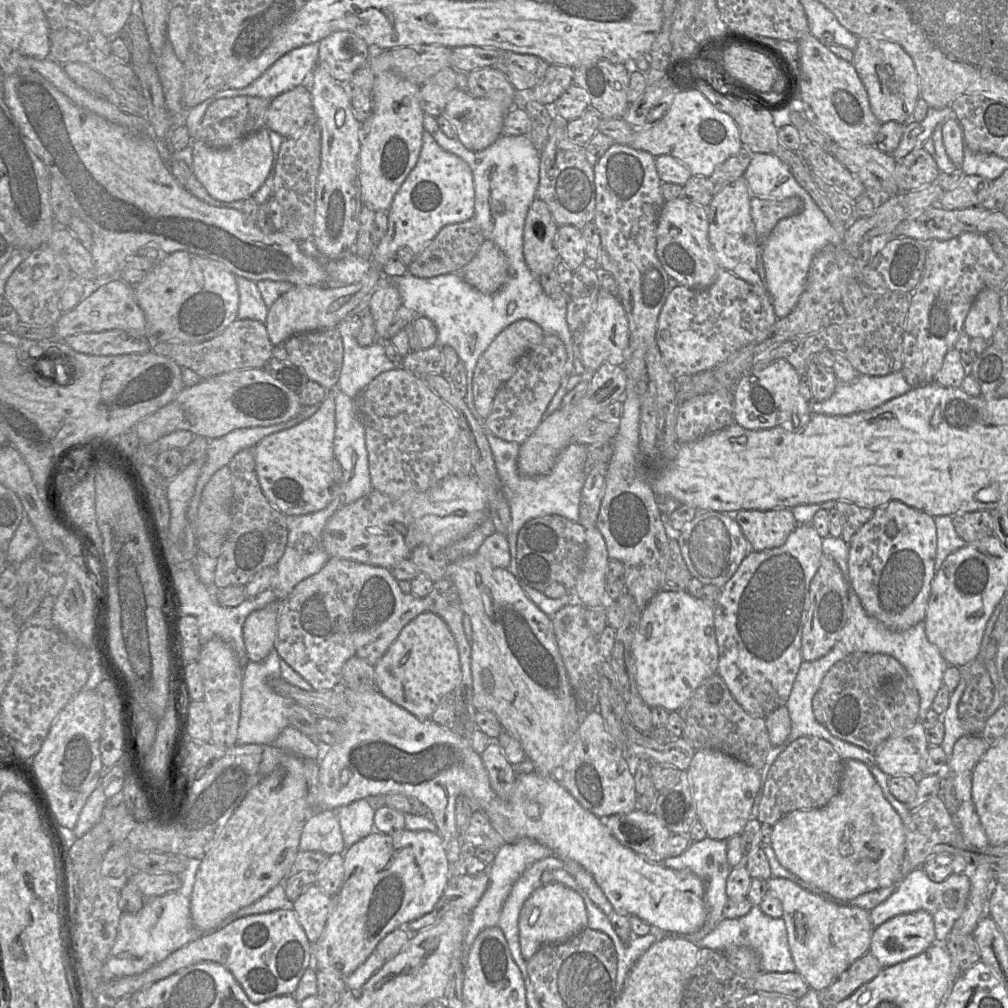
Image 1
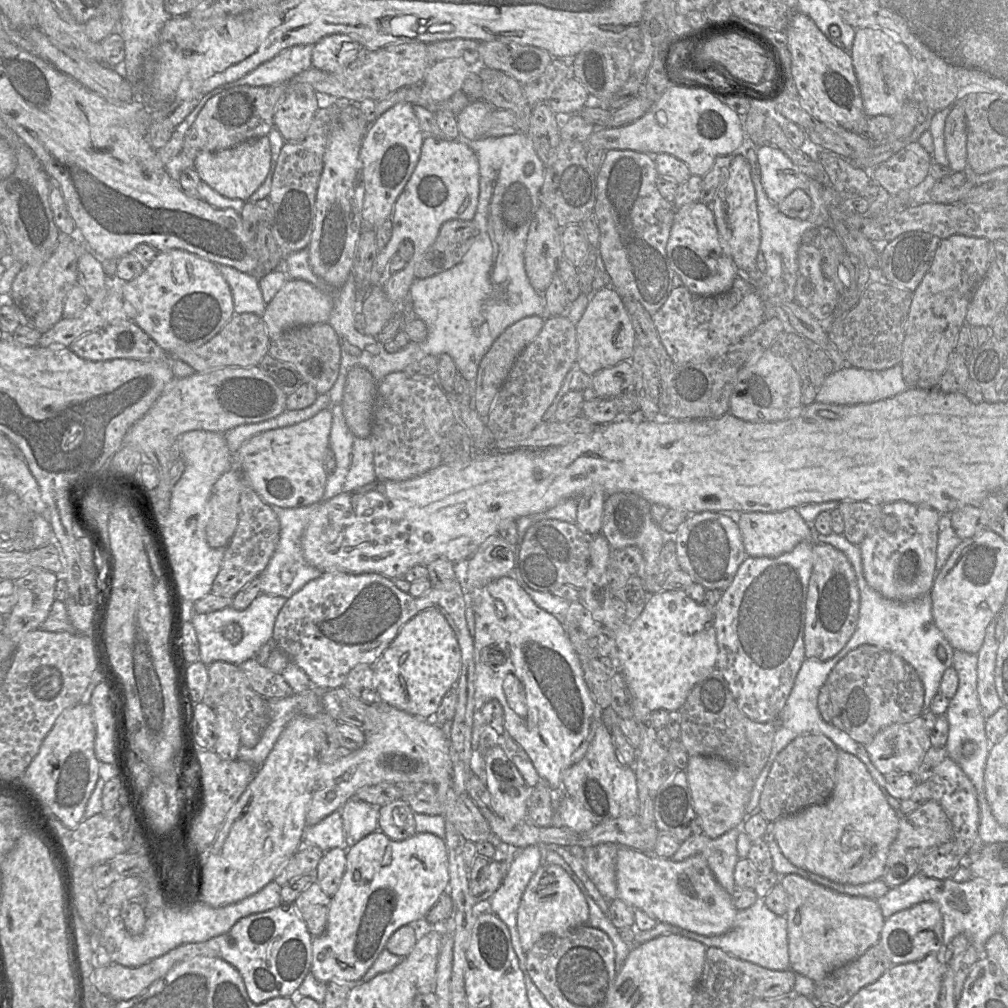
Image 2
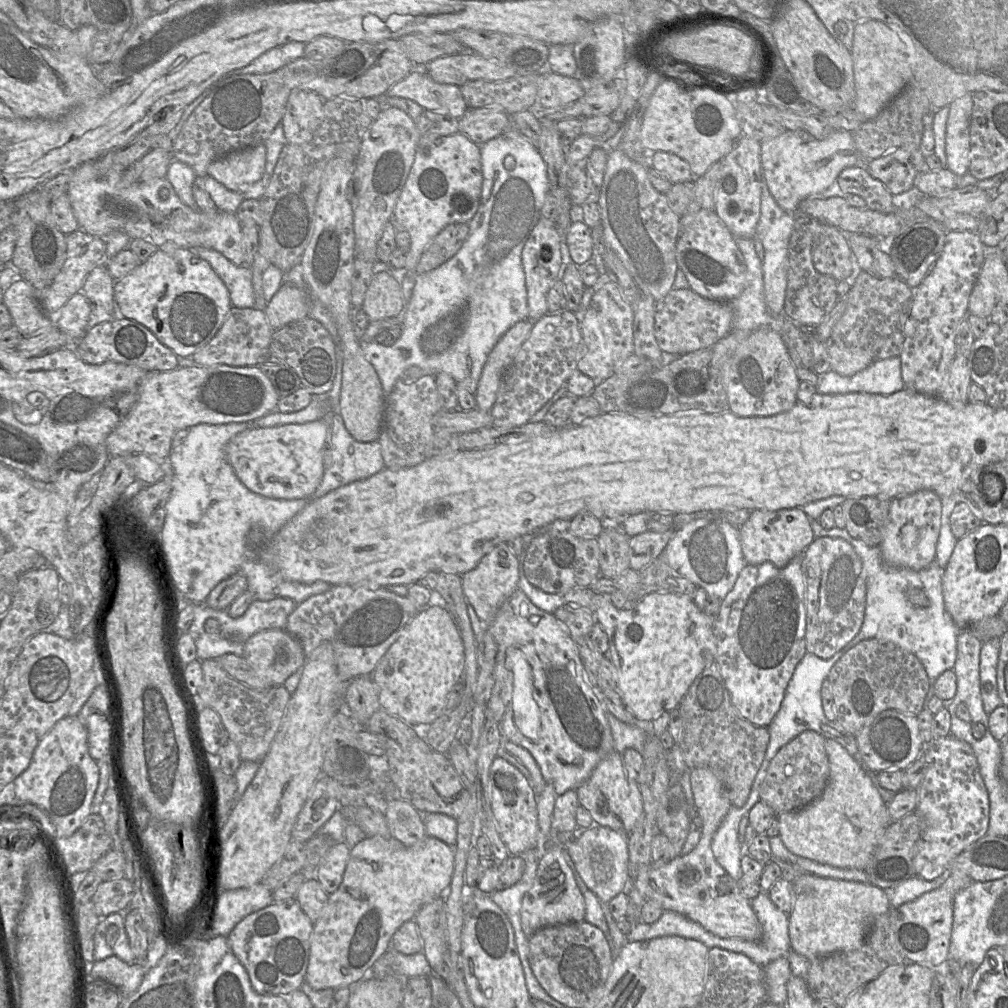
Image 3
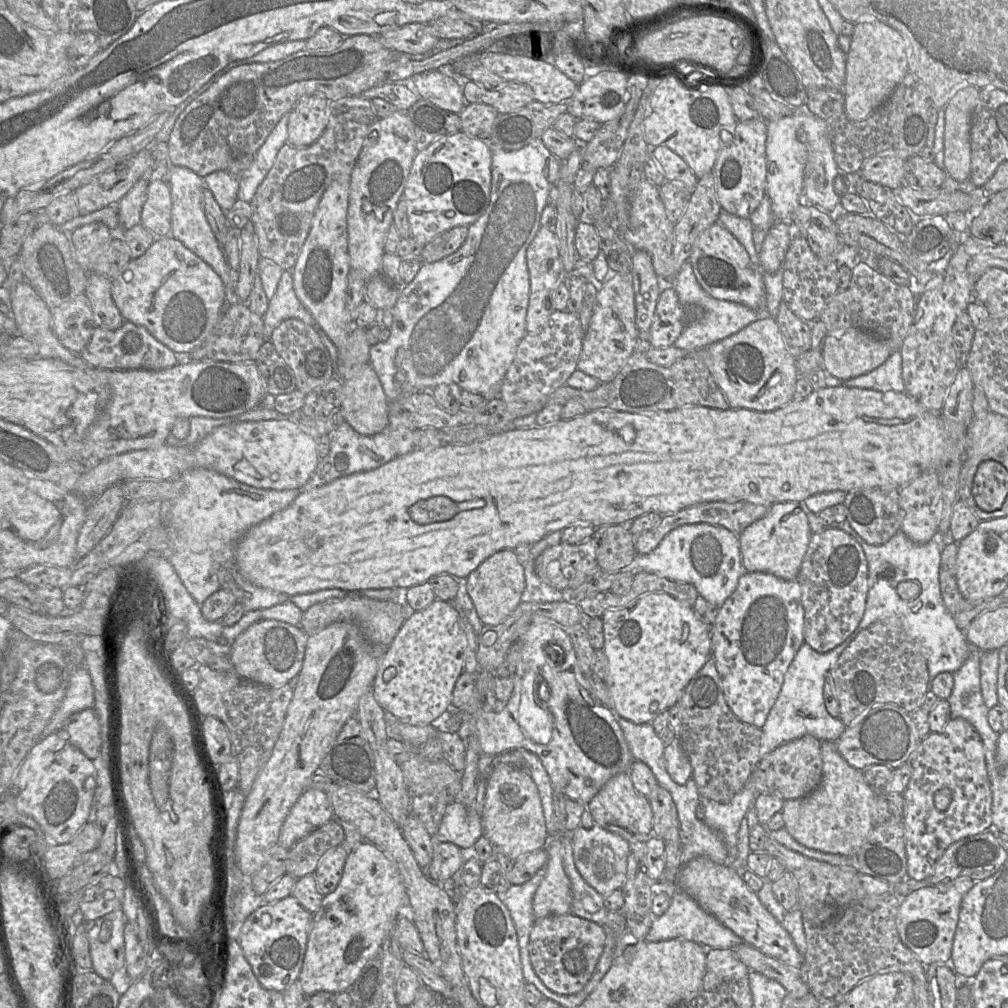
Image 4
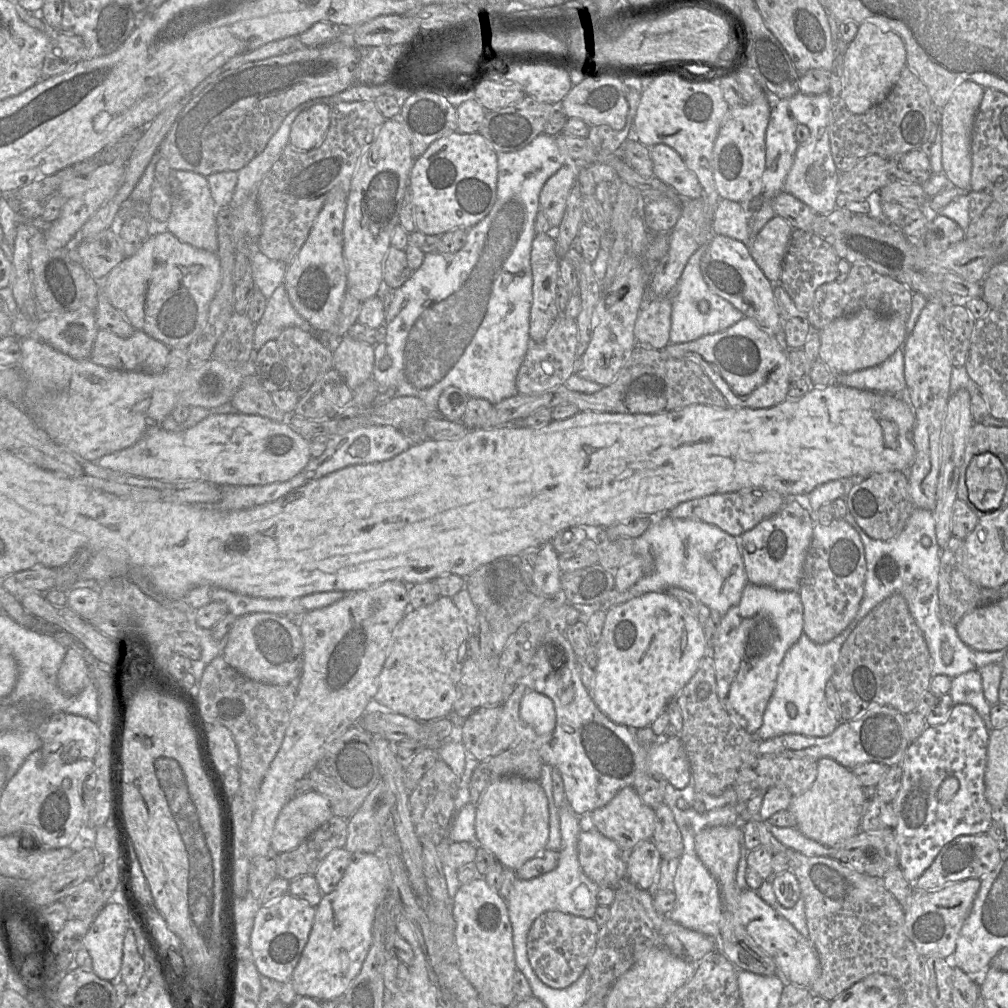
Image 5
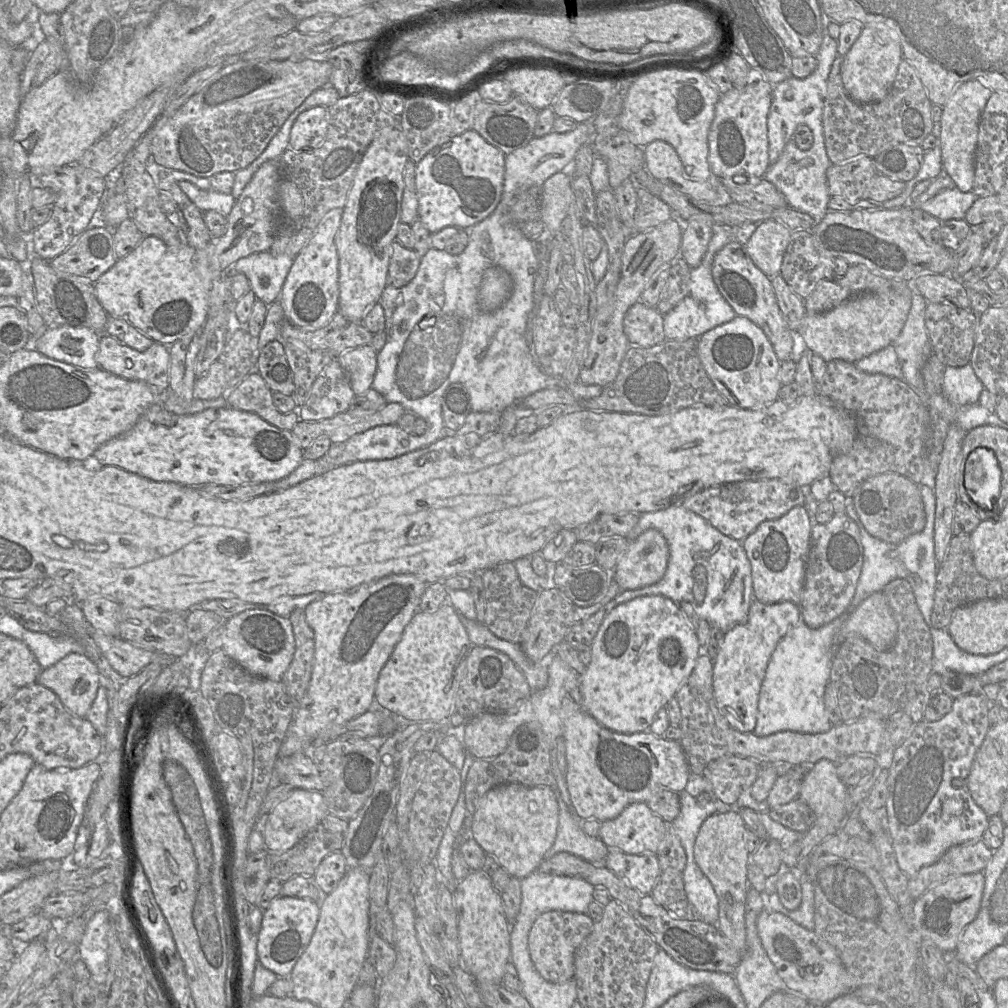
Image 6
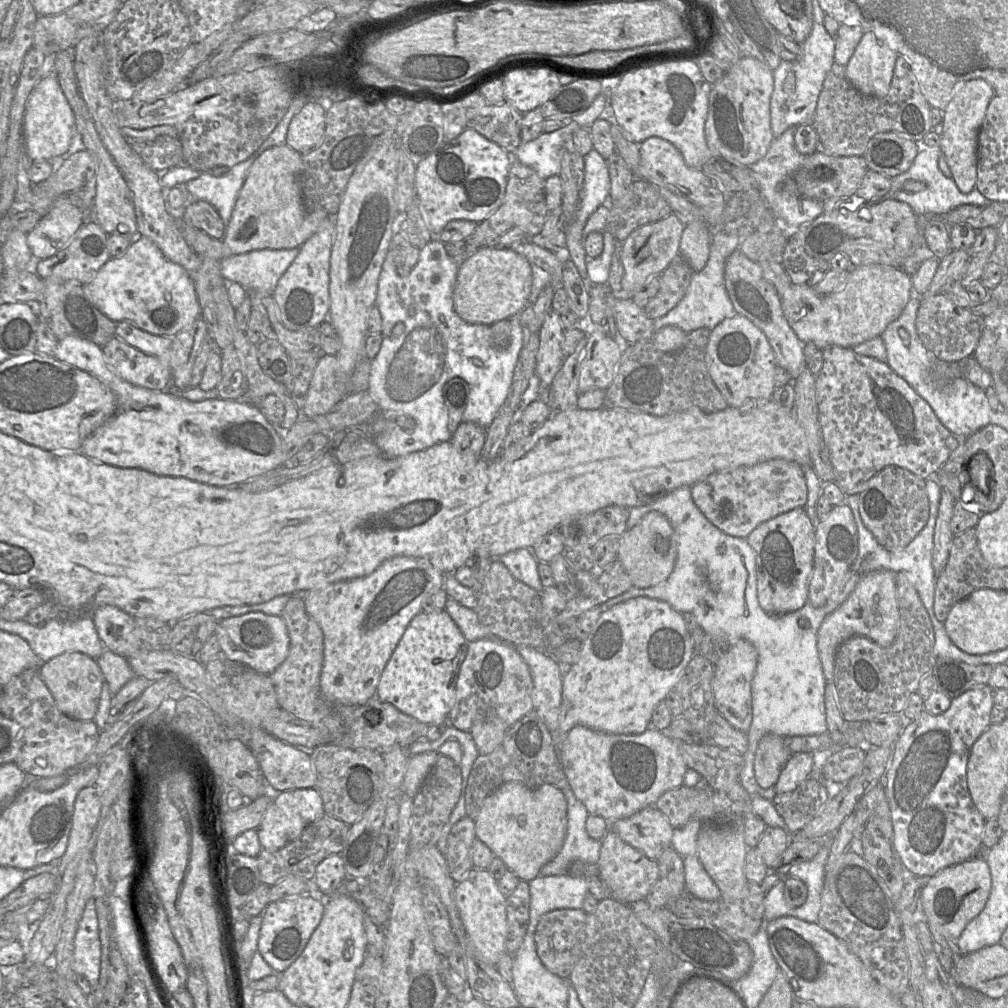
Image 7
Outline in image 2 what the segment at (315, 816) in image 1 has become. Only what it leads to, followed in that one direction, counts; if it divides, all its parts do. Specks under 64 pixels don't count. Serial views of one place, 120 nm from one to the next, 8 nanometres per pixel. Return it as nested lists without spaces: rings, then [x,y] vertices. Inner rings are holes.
[[[334,811],[319,823],[306,826],[303,840],[314,844],[323,852],[336,847],[344,847],[345,834],[340,811]]]

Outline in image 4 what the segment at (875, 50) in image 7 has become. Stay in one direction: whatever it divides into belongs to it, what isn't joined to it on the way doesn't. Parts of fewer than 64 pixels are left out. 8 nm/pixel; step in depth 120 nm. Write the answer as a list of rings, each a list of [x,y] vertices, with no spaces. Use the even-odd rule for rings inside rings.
[[[879,21],[855,24],[845,59],[843,94],[846,117],[851,121],[866,119],[886,101],[907,72],[905,46],[897,31]]]

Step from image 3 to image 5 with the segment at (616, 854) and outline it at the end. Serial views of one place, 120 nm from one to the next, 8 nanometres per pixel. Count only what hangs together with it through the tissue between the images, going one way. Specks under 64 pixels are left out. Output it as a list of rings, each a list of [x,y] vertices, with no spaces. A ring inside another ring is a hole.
[[[596,828],[581,831],[578,840],[578,859],[585,875],[599,888],[613,887],[626,877],[623,850]]]

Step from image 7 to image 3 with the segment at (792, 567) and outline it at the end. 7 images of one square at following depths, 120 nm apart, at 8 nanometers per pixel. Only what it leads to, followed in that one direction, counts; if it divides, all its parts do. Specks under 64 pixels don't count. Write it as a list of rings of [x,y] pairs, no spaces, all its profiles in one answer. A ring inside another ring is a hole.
[[[802,508],[781,509],[778,511],[754,510],[748,520],[739,528],[740,544],[746,564],[759,565],[770,562],[778,568],[785,567],[813,542],[815,536],[811,519]]]

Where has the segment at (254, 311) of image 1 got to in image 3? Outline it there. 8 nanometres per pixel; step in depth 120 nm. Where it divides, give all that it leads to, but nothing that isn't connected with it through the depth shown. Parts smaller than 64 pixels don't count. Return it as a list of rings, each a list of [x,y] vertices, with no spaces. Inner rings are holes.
[[[196,247],[192,250],[197,256],[206,260],[223,281],[233,307],[254,308],[256,306],[250,267],[235,265],[214,249]]]

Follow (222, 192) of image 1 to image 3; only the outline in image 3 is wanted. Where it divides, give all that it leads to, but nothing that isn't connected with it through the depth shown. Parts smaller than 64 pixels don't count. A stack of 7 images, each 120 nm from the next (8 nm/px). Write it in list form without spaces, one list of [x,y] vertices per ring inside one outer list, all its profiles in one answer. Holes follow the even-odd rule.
[[[259,143],[216,158],[208,165],[207,175],[242,193],[262,177],[265,164],[266,147]]]

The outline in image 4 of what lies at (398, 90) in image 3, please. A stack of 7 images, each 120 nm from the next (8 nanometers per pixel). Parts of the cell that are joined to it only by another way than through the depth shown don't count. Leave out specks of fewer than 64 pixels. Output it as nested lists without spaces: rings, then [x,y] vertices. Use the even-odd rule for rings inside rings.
[[[450,65],[415,74],[411,79],[421,98],[444,110],[459,114],[466,105],[463,86],[467,80],[456,75]]]

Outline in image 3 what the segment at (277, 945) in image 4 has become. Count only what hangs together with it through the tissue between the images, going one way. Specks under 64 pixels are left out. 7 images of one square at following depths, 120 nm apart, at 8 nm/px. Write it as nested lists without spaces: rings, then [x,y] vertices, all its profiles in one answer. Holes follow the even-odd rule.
[[[294,899],[273,901],[243,918],[227,936],[228,944],[248,973],[253,990],[262,995],[288,996],[305,982],[314,923]]]

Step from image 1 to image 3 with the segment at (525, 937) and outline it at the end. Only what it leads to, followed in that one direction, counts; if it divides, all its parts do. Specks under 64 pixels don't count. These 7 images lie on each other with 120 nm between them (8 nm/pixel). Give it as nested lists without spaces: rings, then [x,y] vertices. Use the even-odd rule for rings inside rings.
[[[552,846],[546,851],[538,864],[533,885],[522,899],[521,927],[528,938],[546,926],[585,921],[584,897],[563,857],[563,849]]]

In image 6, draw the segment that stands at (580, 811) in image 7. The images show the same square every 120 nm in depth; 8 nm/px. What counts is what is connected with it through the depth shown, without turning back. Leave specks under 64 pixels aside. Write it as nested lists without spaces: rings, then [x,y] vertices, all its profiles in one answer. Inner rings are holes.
[[[553,787],[553,792],[559,806],[559,824],[555,842],[545,859],[568,852],[594,865],[605,865],[609,848],[599,837],[591,837],[583,831],[581,820],[564,803],[557,787]]]

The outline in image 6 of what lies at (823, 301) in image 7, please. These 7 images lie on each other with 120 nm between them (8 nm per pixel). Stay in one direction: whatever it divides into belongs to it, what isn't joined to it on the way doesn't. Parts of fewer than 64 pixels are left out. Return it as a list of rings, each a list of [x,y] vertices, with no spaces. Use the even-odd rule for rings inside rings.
[[[890,291],[884,294],[862,293],[854,296],[837,307],[818,315],[806,314],[795,333],[804,340],[806,348],[829,362],[843,360],[855,363],[864,357],[871,355],[893,343],[899,336],[906,320],[912,303],[912,294],[899,294]]]

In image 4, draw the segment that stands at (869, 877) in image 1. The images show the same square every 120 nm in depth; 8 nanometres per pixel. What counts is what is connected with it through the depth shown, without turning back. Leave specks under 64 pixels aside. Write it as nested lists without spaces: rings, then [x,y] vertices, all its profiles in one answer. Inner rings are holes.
[[[823,740],[821,743],[822,779],[817,788],[805,797],[785,800],[781,809],[784,828],[803,846],[824,853],[851,856],[865,842],[873,829],[872,811],[876,793],[865,780],[863,771],[852,767],[838,752],[835,742]]]

